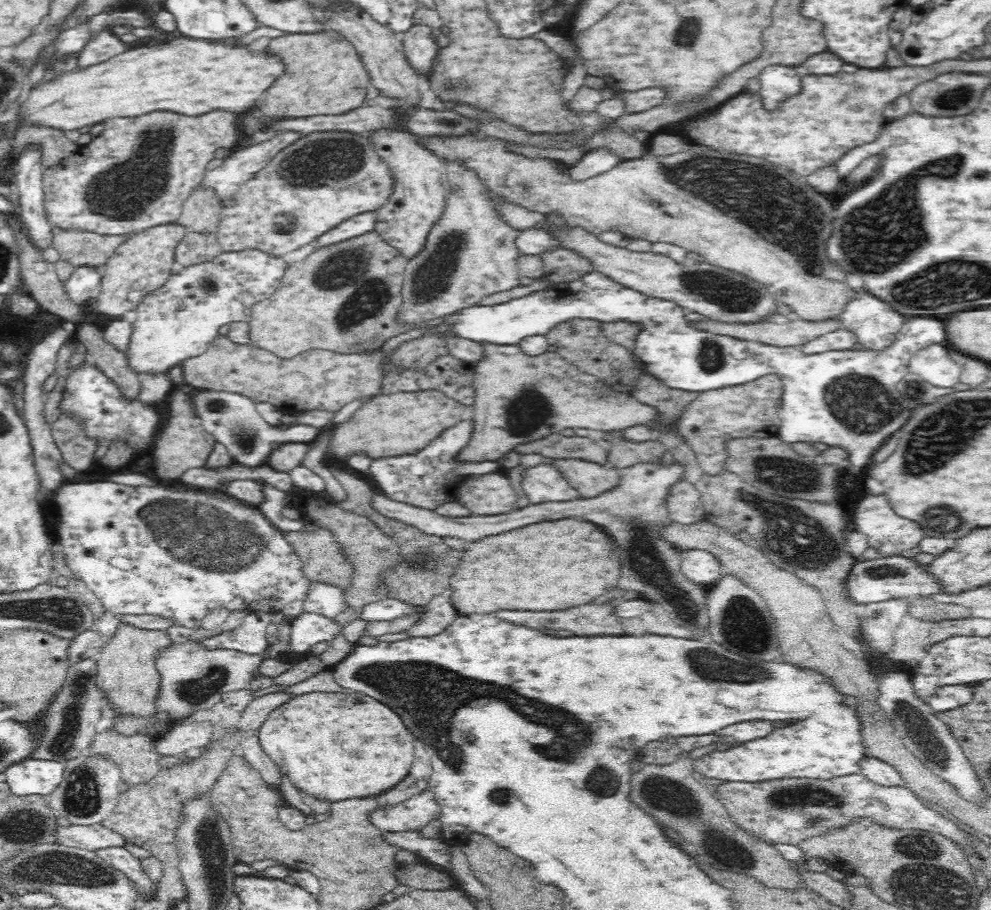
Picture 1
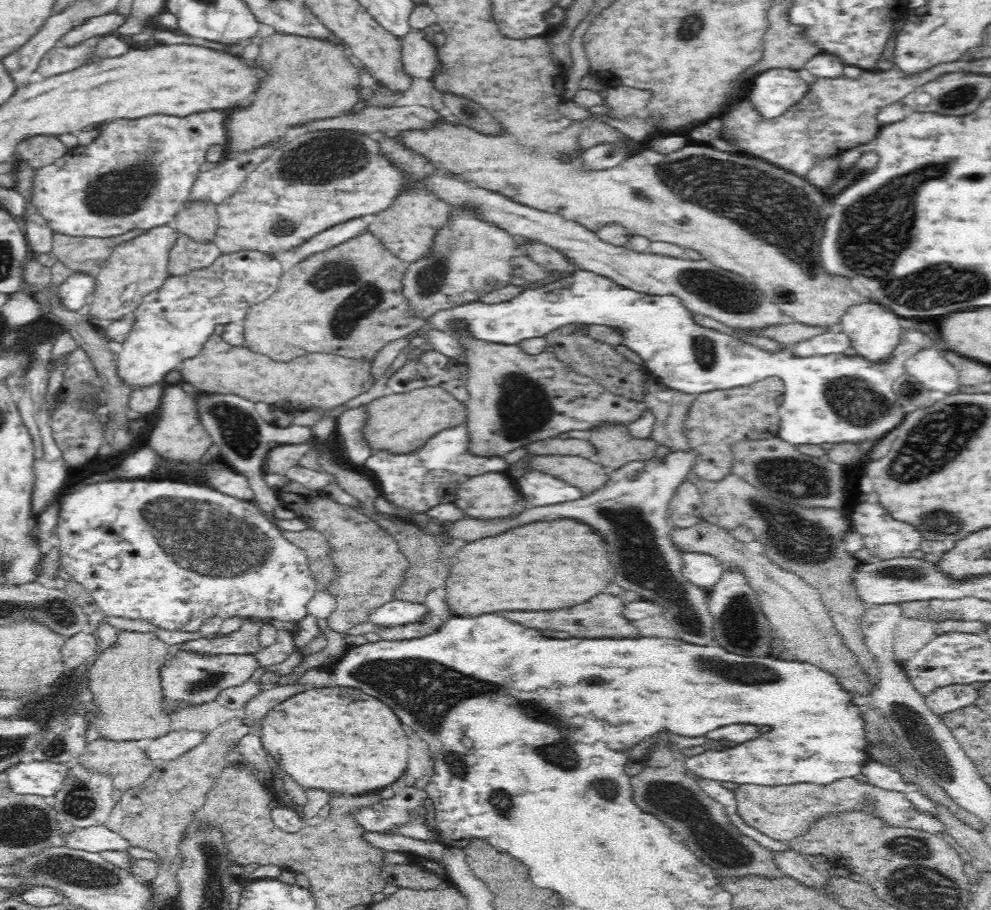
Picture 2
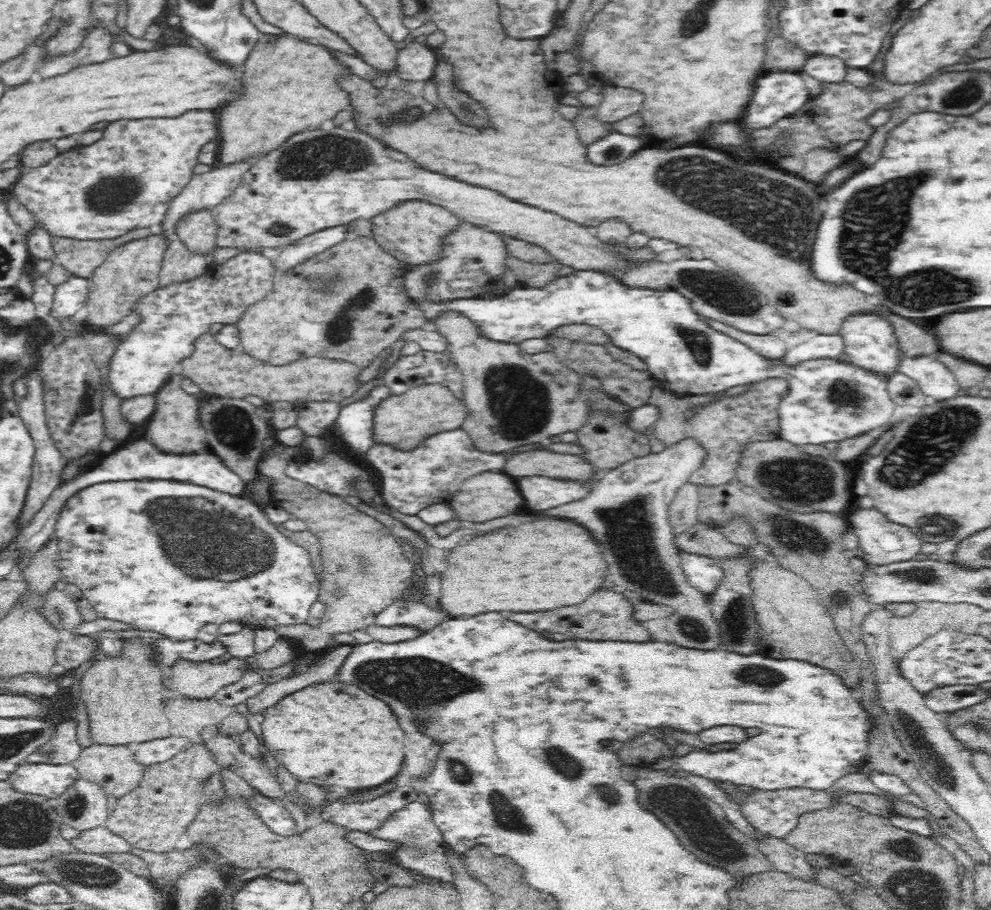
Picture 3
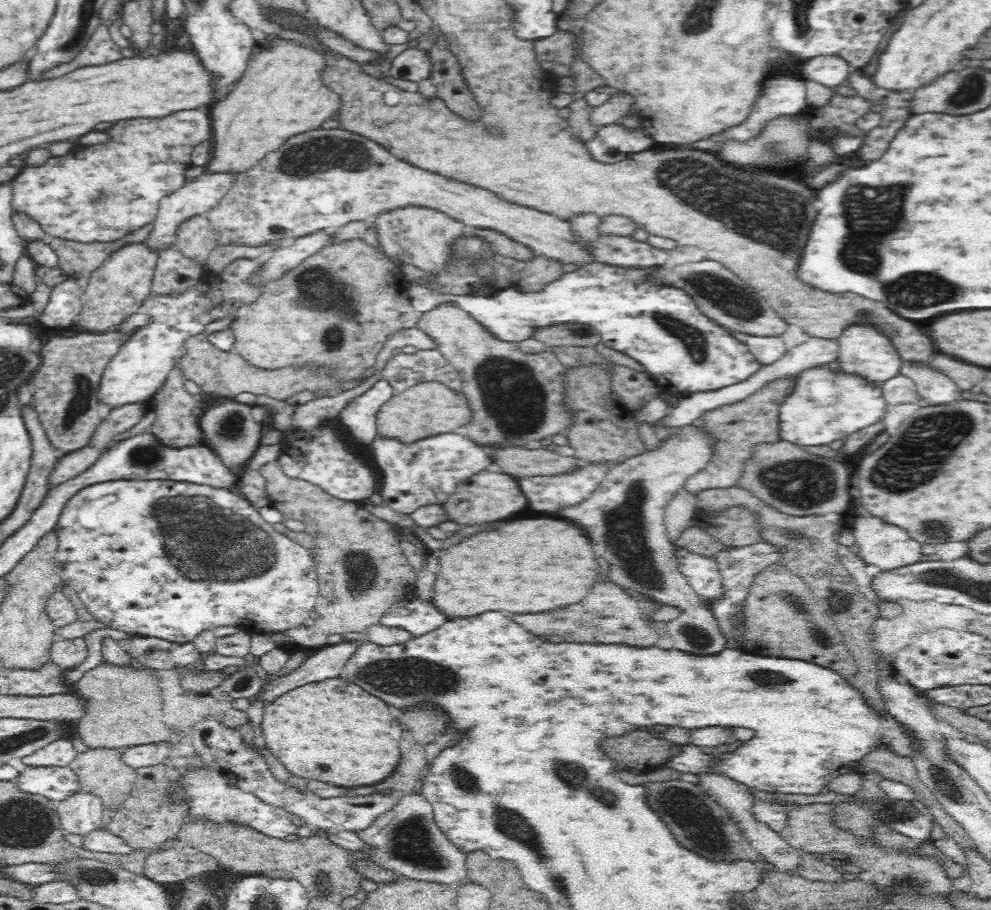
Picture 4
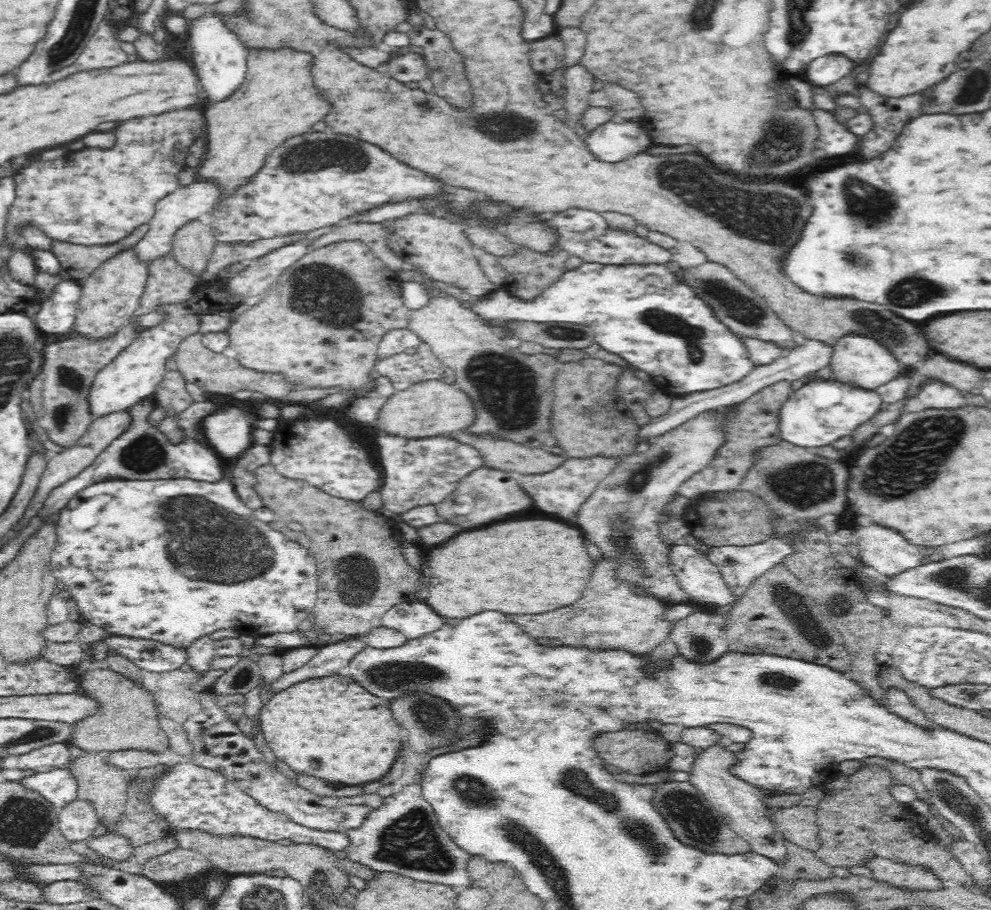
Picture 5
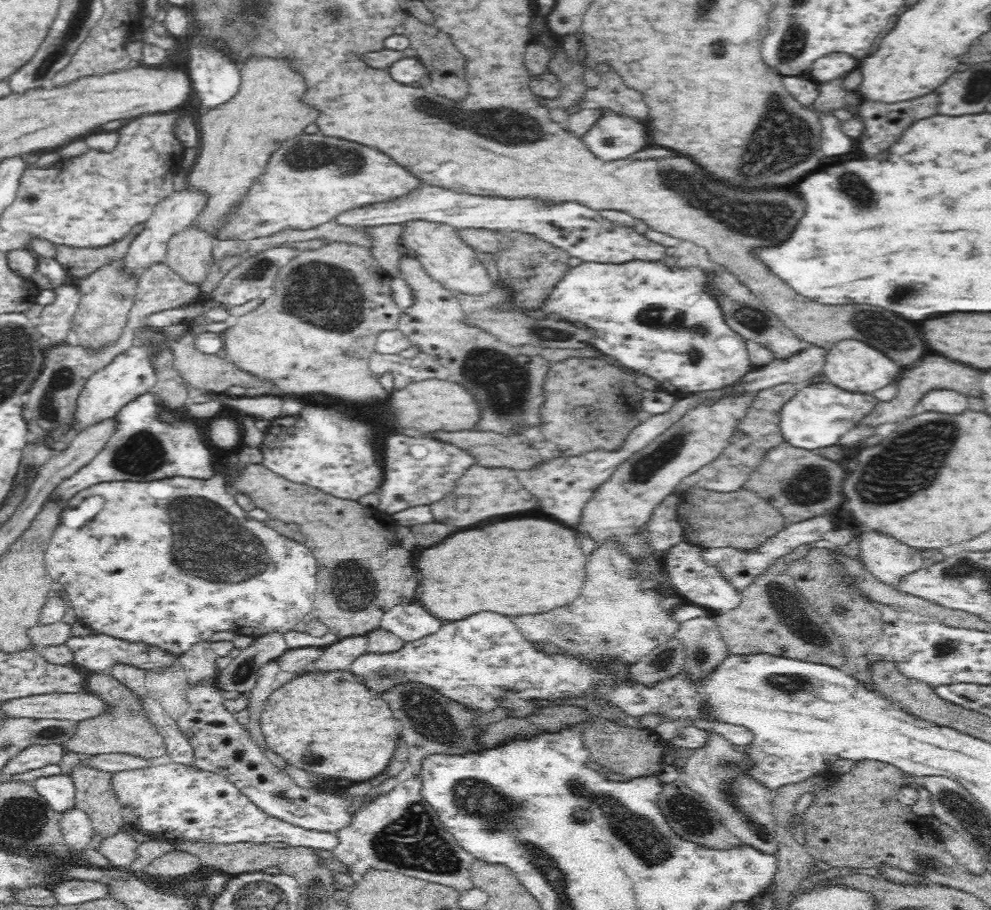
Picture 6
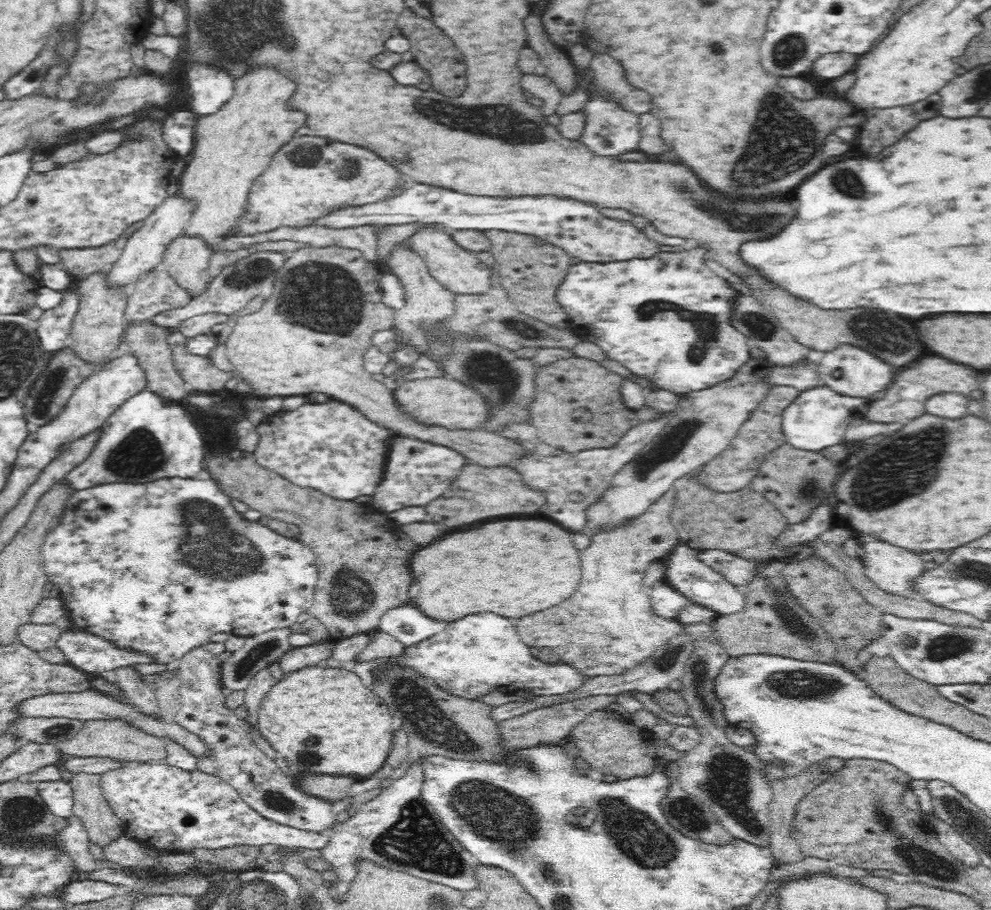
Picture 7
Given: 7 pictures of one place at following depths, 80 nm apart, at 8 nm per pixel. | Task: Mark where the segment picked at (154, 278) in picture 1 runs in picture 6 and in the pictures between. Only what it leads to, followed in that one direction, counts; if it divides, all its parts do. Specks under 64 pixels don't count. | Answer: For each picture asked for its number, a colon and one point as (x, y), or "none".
2: (136, 268)
3: (130, 272)
4: (112, 292)
5: (110, 294)
6: (106, 295)

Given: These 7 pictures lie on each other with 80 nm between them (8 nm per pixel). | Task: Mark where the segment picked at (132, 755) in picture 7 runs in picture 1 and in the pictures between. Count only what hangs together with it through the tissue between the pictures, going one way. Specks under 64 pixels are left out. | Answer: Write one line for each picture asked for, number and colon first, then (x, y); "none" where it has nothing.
1: (126, 672)
2: (124, 682)
3: (123, 696)
4: (124, 709)
5: (127, 718)
6: (125, 729)

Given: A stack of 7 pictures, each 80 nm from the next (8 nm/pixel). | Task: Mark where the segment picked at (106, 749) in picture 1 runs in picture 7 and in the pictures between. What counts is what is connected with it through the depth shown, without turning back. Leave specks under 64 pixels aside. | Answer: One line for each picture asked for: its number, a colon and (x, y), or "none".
2: (125, 764)
3: (112, 768)
4: (100, 772)
5: (104, 787)
6: (93, 797)
7: (102, 828)

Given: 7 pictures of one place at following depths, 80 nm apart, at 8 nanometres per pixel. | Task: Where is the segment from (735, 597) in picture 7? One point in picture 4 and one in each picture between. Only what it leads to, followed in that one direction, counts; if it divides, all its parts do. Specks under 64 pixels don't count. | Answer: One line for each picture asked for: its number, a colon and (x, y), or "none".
4: (702, 573)
5: (702, 582)
6: (701, 584)

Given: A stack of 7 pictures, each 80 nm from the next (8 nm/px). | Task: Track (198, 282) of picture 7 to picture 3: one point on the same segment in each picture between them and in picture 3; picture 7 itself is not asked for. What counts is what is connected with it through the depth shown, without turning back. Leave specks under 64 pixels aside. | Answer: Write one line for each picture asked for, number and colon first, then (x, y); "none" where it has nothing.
3: (197, 232)
4: (195, 238)
5: (191, 246)
6: (189, 253)

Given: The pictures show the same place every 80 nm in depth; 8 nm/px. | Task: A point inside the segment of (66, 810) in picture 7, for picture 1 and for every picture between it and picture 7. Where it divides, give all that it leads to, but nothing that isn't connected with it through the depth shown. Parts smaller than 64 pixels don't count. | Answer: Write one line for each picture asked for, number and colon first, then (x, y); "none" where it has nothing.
1: (31, 776)
2: (44, 778)
3: (51, 781)
4: (58, 783)
5: (58, 786)
6: (58, 791)

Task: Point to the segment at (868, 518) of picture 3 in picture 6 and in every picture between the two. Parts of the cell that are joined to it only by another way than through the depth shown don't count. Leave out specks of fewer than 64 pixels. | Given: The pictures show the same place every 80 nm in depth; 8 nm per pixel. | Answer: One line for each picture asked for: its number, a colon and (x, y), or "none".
4: (883, 545)
5: (885, 551)
6: (889, 562)

